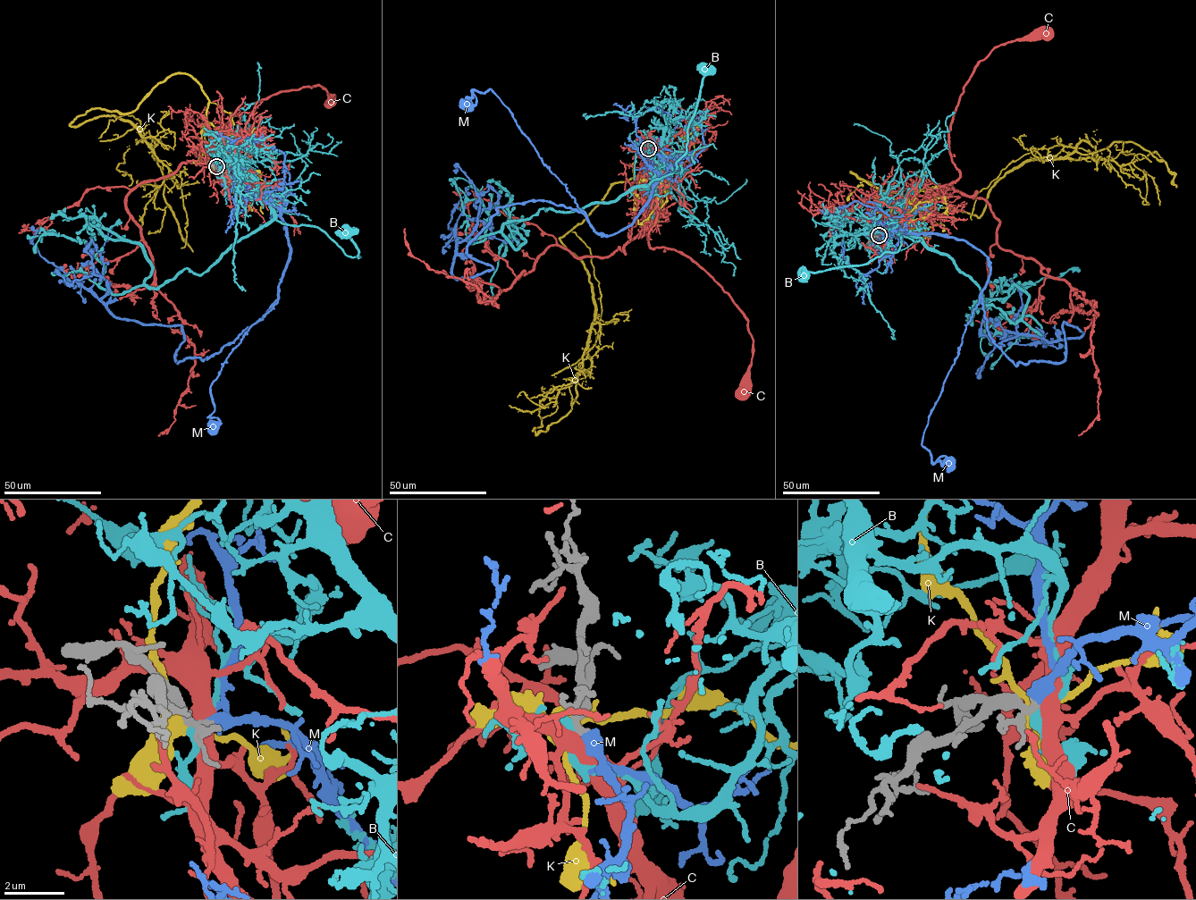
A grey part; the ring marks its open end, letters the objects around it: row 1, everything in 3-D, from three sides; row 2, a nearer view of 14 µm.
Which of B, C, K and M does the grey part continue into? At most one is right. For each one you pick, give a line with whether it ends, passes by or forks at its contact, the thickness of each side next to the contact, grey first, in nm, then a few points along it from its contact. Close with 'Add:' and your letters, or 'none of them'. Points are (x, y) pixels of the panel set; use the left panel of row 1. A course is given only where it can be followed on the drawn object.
M: It ends there. Thickness 180 nm (grey) against 480 nm. Its course: (216, 166), (245, 198), (260, 197), (282, 212), (290, 247), (276, 304), (249, 327), (213, 382), (212, 429)
Add: M

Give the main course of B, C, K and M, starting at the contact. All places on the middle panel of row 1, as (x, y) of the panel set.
B: (647, 148), (656, 153), (661, 143), (662, 164), (648, 185), (672, 173), (685, 155), (688, 124), (706, 67)
C: (647, 148), (655, 164), (647, 212), (650, 245), (671, 248), (690, 258), (745, 315), (753, 357), (742, 391)
K: (647, 147), (671, 173), (694, 153), (612, 184), (560, 238), (594, 315), (571, 410), (532, 430)
M: (648, 148), (658, 177), (650, 200), (605, 234), (493, 92), (474, 90), (464, 104)

